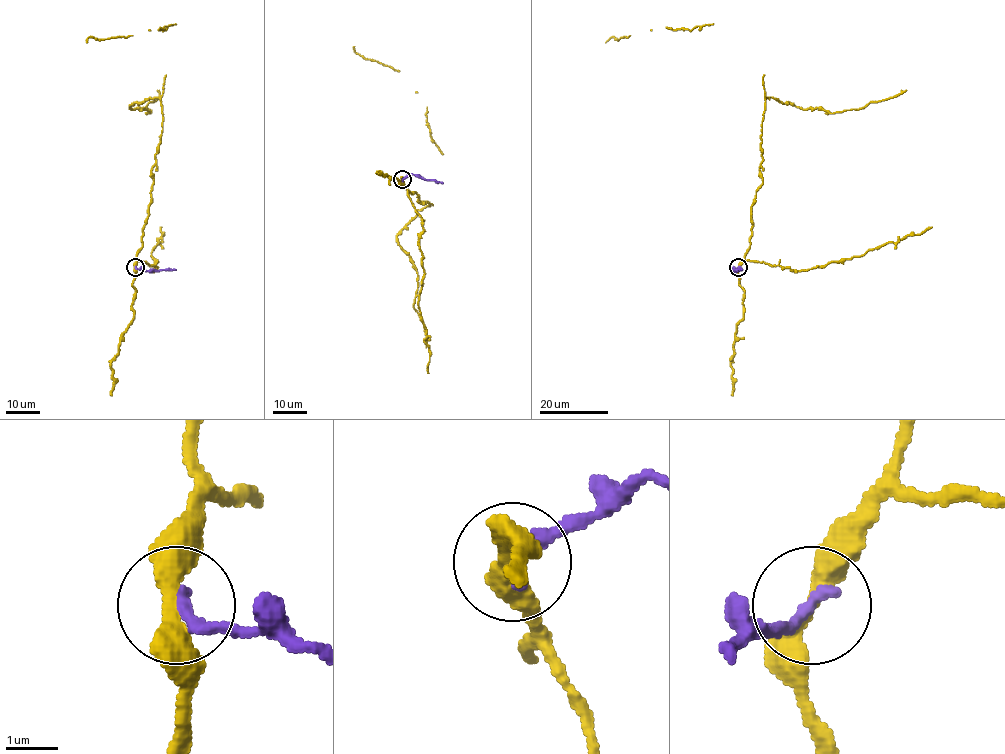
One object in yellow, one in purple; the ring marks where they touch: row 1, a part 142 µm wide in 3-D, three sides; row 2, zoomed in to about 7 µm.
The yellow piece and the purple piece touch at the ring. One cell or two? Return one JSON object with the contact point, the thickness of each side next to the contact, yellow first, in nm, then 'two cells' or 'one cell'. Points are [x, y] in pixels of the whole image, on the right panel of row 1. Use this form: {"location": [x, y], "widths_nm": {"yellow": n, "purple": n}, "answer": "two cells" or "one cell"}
{"location": [738, 267], "widths_nm": {"yellow": 360, "purple": 280}, "answer": "two cells"}

